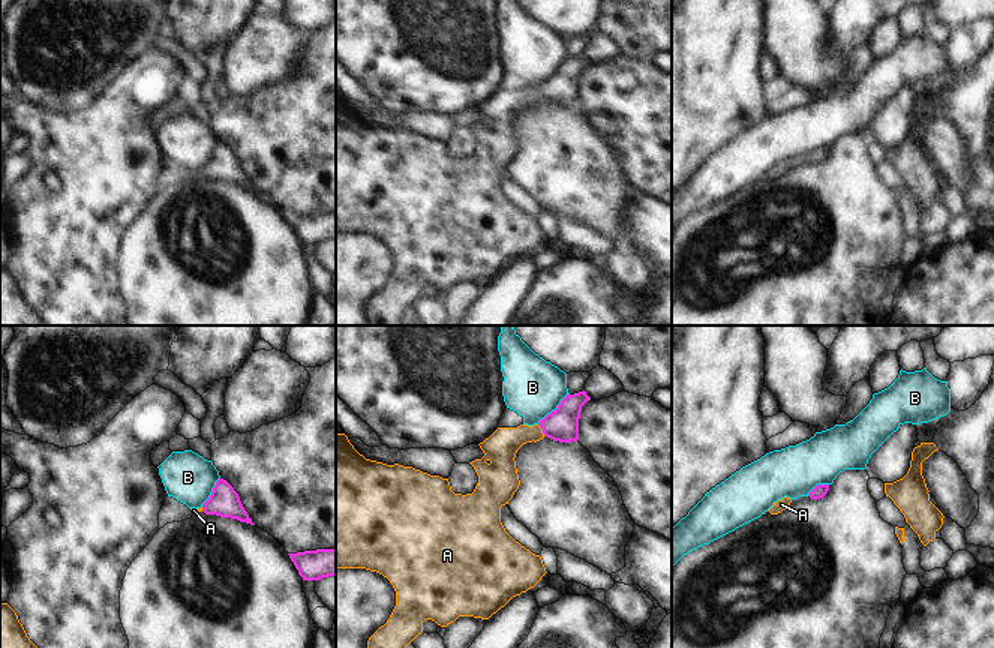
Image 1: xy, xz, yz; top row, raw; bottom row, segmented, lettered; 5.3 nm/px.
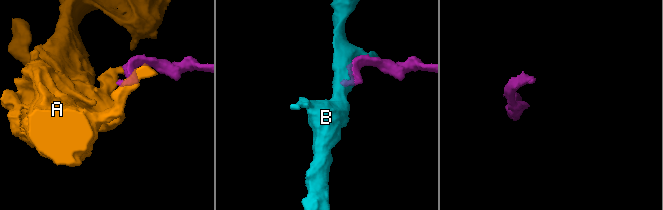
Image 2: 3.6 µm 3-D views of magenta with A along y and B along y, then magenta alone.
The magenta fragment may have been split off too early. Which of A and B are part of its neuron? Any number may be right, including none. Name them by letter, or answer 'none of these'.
A

